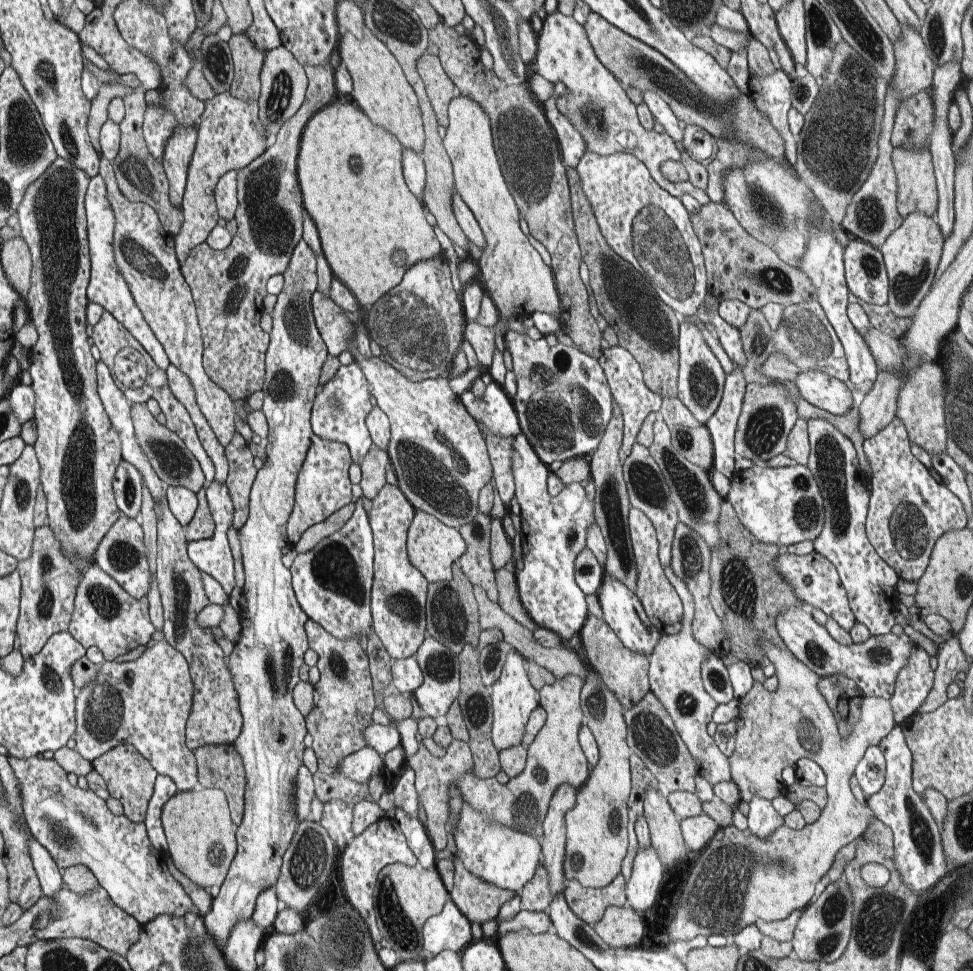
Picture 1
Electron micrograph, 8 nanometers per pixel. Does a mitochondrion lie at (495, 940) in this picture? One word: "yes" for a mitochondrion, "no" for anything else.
no

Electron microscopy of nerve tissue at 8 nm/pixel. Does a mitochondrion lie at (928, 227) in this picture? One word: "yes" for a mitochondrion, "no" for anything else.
no

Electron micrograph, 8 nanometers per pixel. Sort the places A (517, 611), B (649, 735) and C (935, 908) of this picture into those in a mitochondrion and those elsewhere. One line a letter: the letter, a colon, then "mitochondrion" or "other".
A: other
B: mitochondrion
C: mitochondrion

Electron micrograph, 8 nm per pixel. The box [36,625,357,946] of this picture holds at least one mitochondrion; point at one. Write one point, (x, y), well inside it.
(103, 710)

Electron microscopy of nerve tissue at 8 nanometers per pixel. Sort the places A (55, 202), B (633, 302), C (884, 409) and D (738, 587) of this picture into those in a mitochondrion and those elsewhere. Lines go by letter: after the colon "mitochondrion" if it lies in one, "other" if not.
A: mitochondrion
B: mitochondrion
C: other
D: mitochondrion

